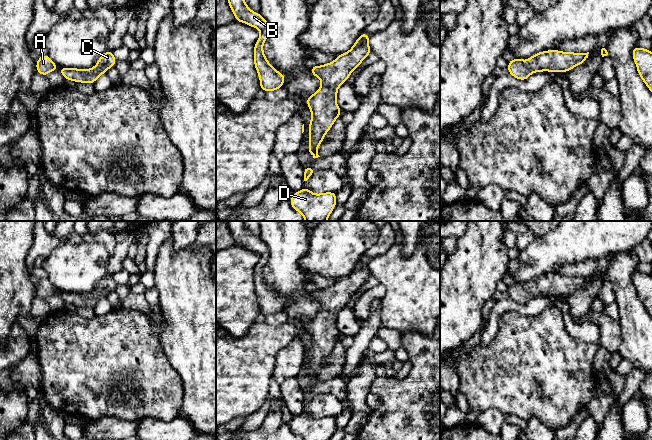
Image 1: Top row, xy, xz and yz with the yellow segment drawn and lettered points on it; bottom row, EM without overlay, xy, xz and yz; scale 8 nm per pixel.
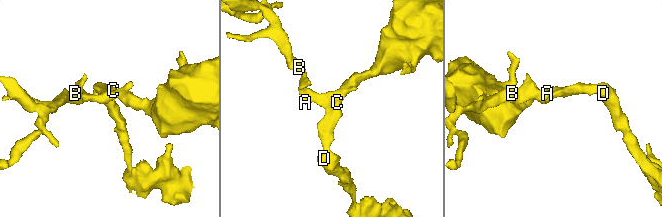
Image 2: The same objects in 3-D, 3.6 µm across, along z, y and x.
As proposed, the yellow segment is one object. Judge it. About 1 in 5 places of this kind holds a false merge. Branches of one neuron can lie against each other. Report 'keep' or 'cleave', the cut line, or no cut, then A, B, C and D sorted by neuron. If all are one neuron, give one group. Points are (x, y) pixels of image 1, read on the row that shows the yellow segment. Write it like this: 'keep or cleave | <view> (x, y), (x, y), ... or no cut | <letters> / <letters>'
keep | no cut | A B C D

